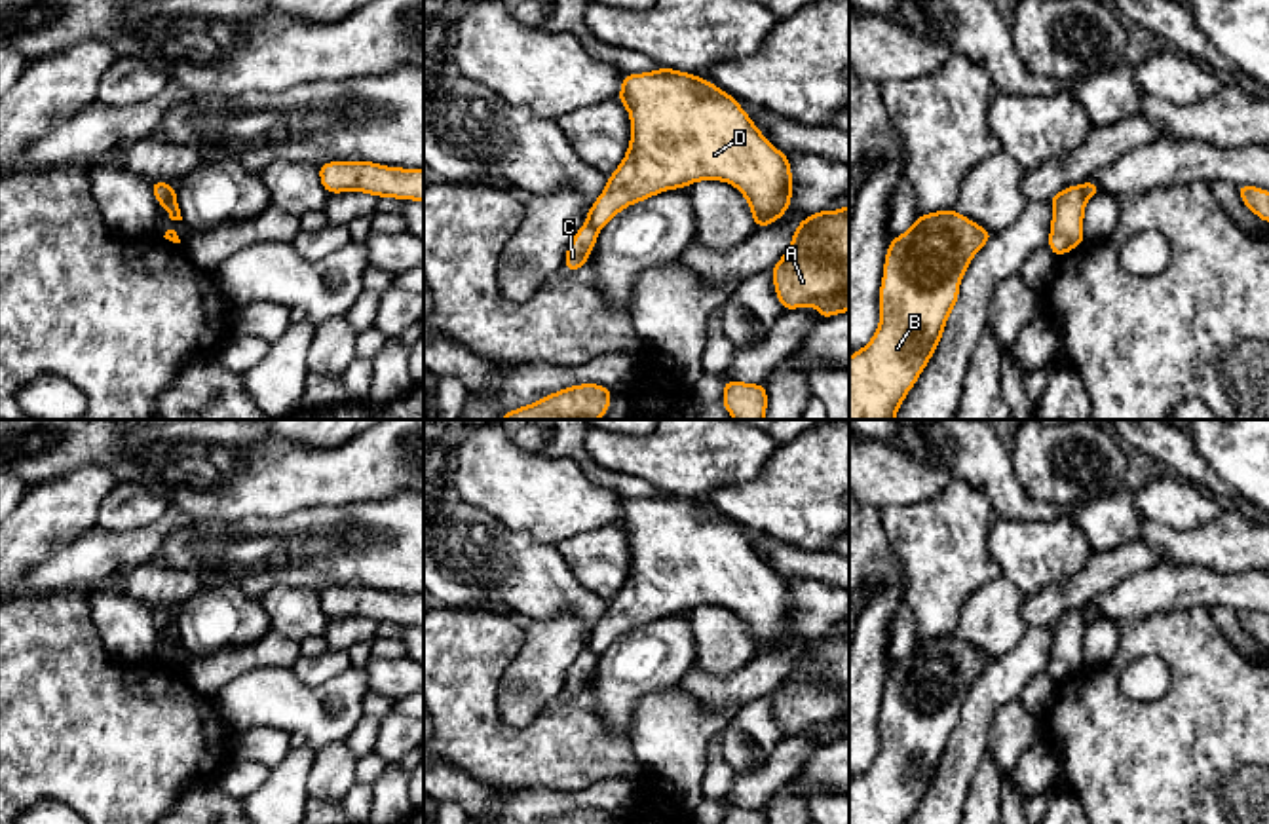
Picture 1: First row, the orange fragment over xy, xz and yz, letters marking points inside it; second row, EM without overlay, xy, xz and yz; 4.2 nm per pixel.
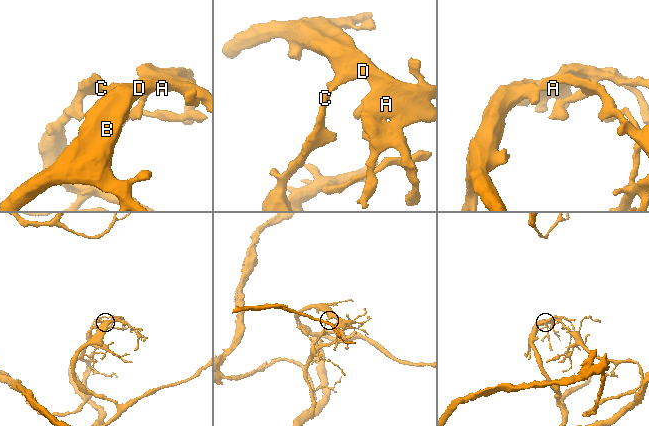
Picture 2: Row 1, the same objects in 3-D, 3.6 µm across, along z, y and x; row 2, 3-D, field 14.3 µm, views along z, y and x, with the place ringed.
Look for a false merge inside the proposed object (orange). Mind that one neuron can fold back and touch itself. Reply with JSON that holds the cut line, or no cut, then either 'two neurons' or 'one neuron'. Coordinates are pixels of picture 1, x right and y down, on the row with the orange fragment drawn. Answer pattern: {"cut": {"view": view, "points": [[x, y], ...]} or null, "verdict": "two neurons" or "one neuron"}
{"cut": {"view": "xy", "points": [[173, 188], [160, 204]]}, "verdict": "two neurons"}

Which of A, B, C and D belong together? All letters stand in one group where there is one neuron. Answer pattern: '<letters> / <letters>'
A B D / C

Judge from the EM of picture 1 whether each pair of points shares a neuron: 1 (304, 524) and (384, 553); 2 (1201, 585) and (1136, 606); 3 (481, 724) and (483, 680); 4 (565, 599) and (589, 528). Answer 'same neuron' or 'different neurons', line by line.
1: same neuron
2: same neuron
3: same neuron
4: different neurons

